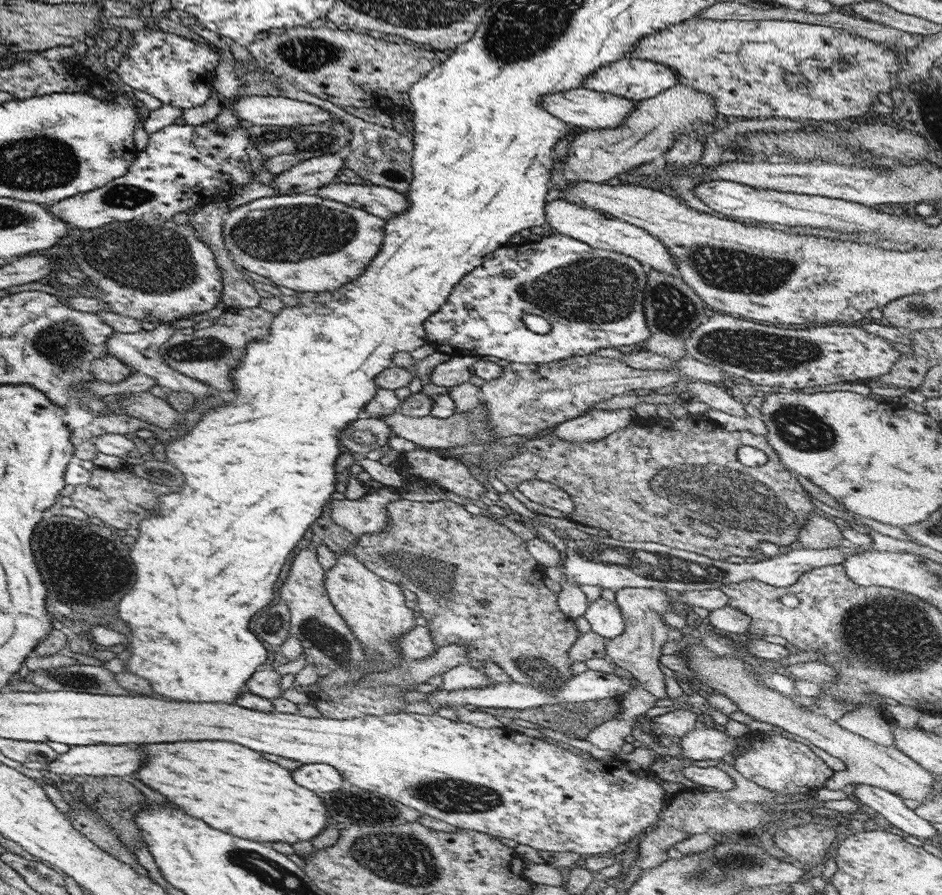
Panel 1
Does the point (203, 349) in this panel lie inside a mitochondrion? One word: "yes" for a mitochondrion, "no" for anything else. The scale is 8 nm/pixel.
yes

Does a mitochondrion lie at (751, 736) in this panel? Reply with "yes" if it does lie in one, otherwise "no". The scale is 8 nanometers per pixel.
no

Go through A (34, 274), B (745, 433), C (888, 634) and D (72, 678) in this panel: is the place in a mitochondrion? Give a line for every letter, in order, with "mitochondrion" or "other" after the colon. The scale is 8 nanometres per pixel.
A: other
B: other
C: mitochondrion
D: mitochondrion

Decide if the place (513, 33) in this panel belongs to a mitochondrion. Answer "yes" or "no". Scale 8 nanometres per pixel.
yes

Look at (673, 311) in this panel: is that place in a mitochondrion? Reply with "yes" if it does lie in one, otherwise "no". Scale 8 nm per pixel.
yes

